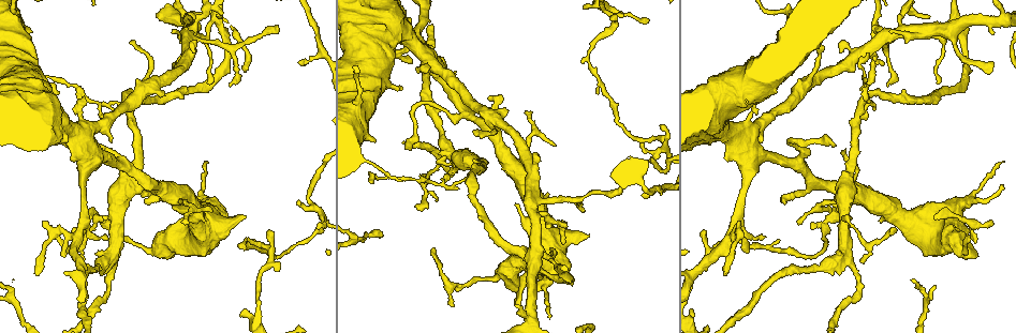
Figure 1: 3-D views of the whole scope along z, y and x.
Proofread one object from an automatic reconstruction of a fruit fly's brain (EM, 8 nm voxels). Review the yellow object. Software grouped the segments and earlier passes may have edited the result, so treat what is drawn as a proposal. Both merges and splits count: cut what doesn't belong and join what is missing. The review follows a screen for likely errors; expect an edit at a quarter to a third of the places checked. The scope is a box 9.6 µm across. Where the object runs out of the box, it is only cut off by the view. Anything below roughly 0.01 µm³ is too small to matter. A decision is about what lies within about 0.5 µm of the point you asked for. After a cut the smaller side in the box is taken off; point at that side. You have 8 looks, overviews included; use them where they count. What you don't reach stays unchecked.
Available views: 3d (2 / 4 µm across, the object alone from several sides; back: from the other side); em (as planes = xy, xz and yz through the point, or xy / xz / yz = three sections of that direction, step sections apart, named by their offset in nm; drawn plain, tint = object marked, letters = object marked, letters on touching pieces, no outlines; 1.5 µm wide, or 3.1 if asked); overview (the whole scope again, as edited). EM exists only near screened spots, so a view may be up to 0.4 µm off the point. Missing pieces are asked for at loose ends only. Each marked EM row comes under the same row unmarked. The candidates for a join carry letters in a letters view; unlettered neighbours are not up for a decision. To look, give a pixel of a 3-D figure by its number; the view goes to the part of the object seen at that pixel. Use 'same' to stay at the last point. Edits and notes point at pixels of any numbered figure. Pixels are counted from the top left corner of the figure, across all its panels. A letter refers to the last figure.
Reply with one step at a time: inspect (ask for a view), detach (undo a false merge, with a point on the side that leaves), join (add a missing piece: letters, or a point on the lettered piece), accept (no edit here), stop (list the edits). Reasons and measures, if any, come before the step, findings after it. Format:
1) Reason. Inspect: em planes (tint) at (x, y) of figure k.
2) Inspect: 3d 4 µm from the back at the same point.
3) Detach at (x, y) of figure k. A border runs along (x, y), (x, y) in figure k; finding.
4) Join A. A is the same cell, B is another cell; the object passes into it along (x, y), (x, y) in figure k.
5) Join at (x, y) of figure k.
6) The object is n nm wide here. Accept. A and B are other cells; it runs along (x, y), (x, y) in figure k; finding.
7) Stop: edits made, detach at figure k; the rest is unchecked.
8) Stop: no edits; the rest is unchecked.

An open end. Inspect: em planes (letters) at (426, 71) of figure 1.

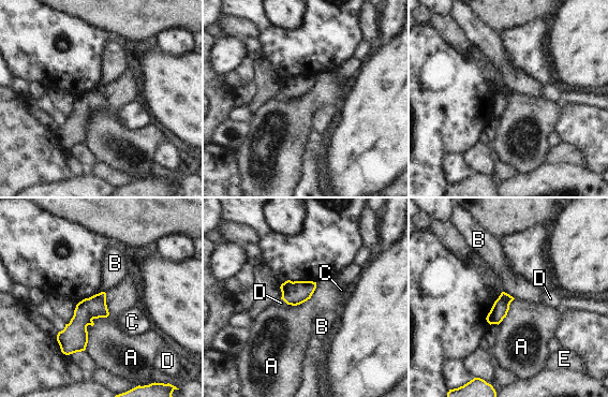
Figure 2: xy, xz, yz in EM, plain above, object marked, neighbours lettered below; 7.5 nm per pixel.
The object is 130 nm wide here; the longest contact is with A, 460 nm. Accept. A, B, C, D and E are other cells; none of them fits.

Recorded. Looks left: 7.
Inspect: em planes (letters) at (73, 161) of figure 1.

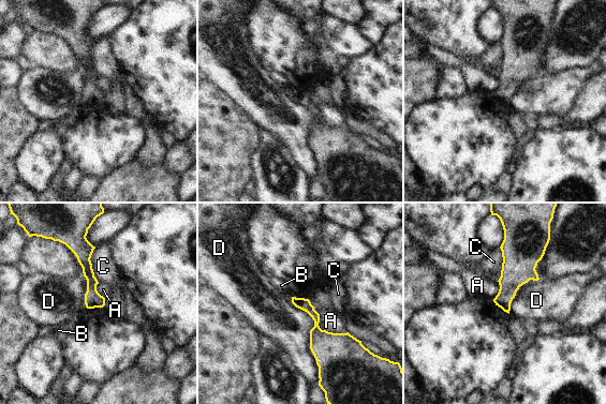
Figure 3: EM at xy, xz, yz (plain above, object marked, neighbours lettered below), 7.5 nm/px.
Accept. A, B, C and D are other cells; a border runs along (291, 297), (313, 320), (319, 377) in figure 3; no lettered piece goes on from it.

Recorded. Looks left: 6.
Sharp bend. Inspect: 3d 4 µm at (731, 237) of figure 1.

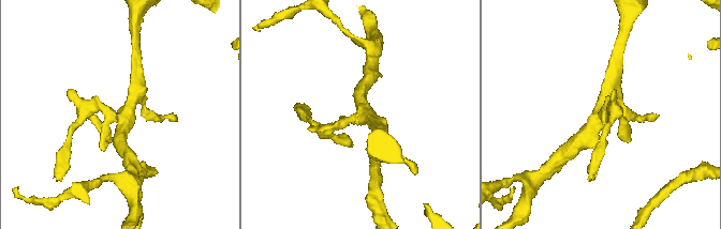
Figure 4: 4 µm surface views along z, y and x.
Now the EM. Inspect: em planes (letters) at (601, 114) of figure 4.

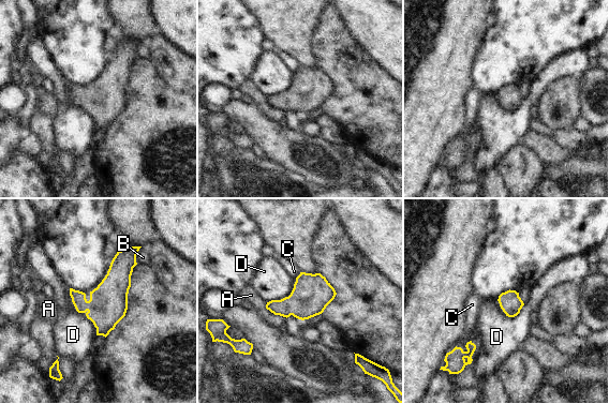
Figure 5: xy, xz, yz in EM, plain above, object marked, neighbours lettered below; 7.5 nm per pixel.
Accept. A, B, C and D are other cells; a border runs along (296, 279), (287, 296), (268, 302) in figure 5; all the same cell.

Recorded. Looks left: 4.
Stop: no edits; the rest is unchecked.

